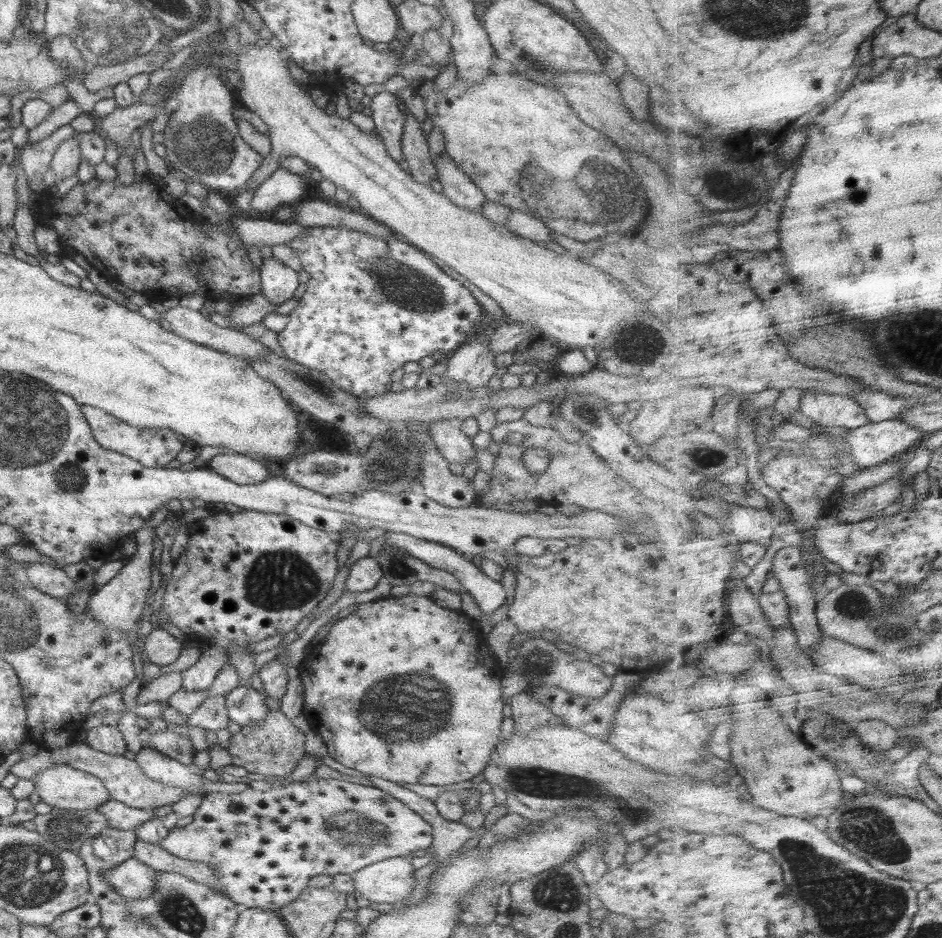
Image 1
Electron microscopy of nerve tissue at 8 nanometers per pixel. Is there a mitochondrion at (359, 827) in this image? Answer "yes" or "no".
yes

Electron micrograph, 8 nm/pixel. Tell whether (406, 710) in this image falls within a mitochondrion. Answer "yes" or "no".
yes

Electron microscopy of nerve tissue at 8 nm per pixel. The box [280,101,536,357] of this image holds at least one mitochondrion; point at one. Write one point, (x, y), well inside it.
(417, 291)

